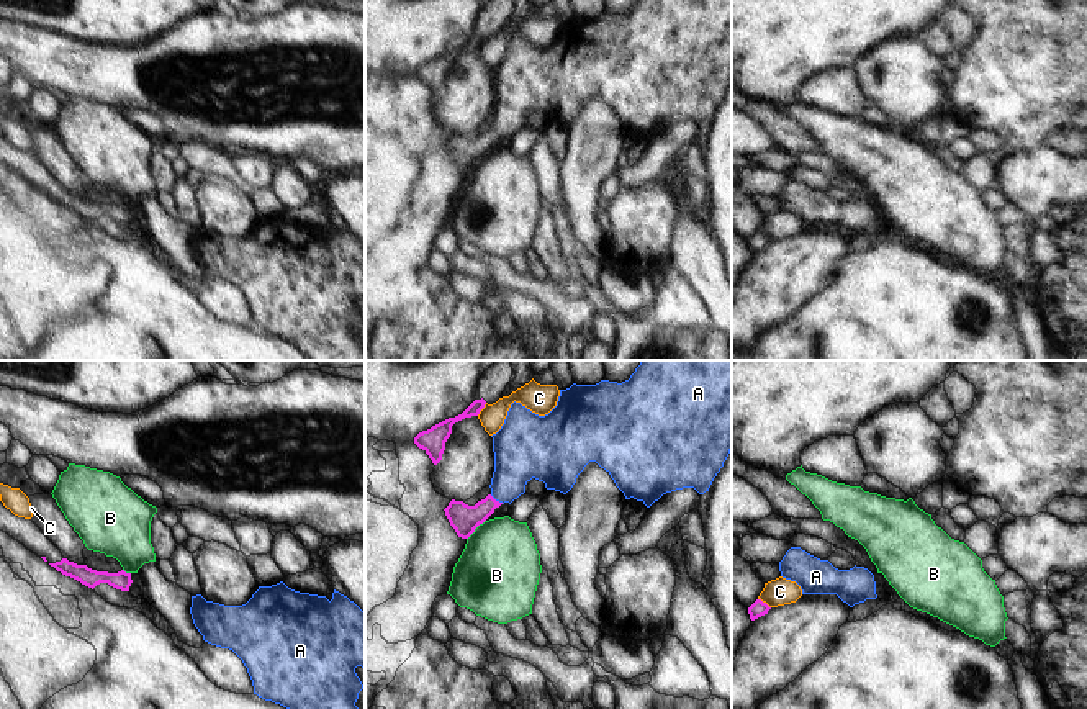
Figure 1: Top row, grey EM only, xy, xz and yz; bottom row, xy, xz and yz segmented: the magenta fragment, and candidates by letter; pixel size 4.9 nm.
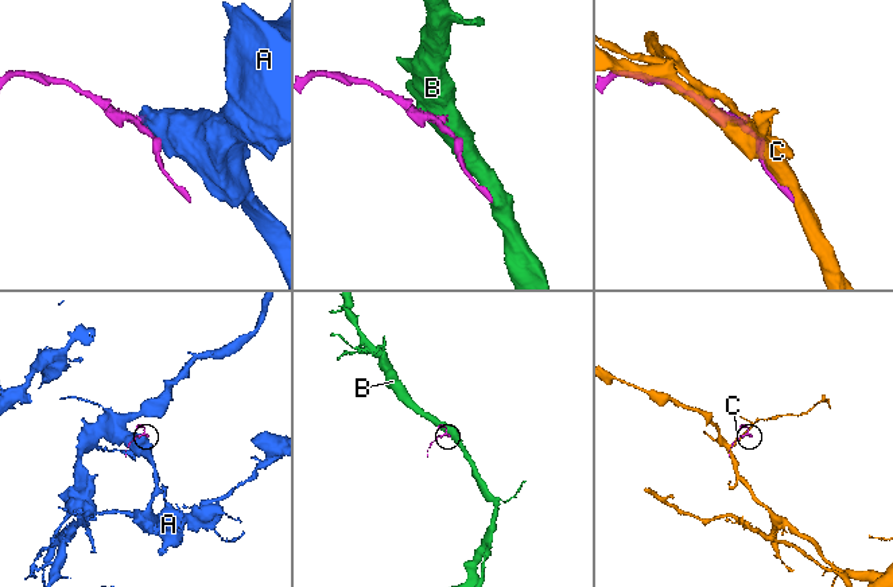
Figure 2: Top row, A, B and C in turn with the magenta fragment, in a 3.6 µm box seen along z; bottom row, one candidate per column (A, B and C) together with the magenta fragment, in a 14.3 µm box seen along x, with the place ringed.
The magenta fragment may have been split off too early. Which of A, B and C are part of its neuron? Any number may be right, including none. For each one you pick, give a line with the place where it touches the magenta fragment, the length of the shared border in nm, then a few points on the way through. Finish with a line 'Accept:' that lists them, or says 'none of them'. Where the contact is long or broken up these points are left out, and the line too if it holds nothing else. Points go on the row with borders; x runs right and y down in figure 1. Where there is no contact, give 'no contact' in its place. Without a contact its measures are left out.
A: contact xz (495, 500); length 80 nm; way xz (464, 518), (477, 514), (495, 500), (506, 487), (519, 456)
Accept: A

